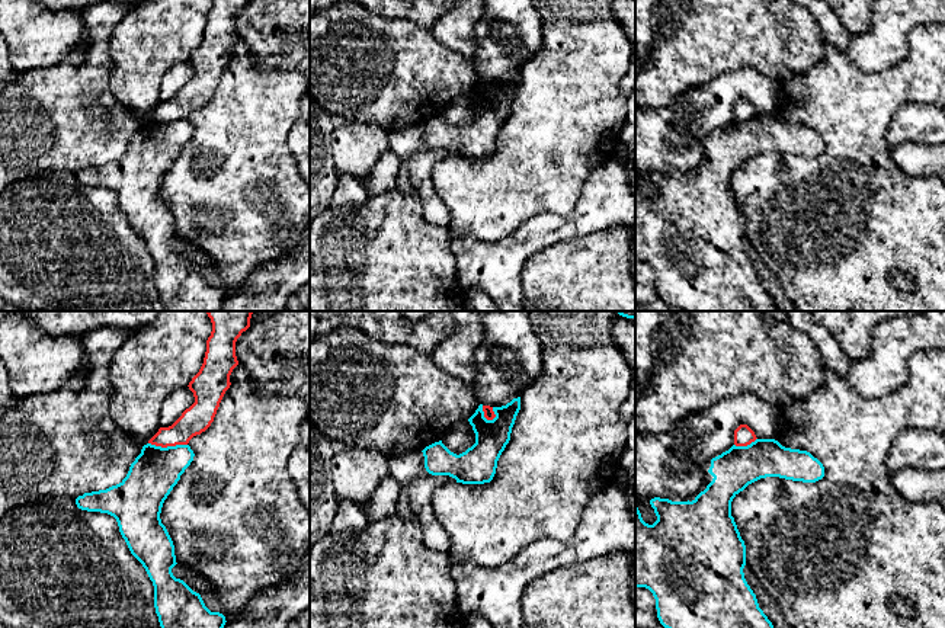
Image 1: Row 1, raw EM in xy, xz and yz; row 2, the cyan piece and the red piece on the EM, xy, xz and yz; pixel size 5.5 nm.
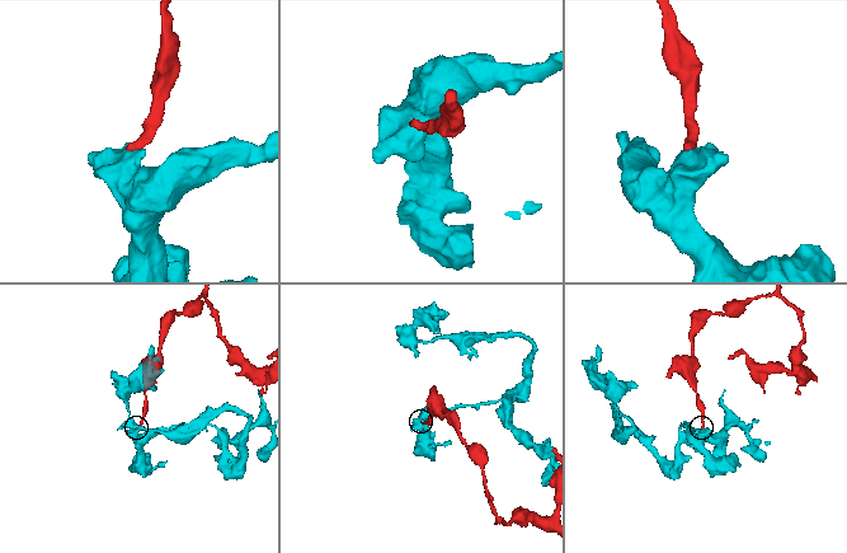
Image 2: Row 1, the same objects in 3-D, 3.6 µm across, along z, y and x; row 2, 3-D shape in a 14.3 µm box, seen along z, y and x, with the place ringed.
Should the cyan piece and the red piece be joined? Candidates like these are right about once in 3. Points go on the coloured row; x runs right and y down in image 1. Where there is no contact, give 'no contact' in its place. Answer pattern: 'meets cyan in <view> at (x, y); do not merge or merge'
meets cyan in xy at (167, 447); do not merge

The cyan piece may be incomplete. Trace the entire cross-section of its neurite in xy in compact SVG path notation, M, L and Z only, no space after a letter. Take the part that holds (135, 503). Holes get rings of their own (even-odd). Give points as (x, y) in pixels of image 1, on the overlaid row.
M147 443L131 464L126 477L106 490L84 493L76 499L81 510L100 512L113 516L131 554L142 564L154 586L154 608L161 628L224 628L225 616L211 612L199 593L183 580L176 579L172 568L177 564L173 541L161 523L160 513L164 500L193 461L189 445L156 446Z

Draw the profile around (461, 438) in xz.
M468 420L449 430L442 443L454 454L459 455L475 443L475 433Z

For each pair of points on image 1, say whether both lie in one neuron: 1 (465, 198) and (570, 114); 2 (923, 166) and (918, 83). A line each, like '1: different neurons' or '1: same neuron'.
1: same neuron
2: different neurons

